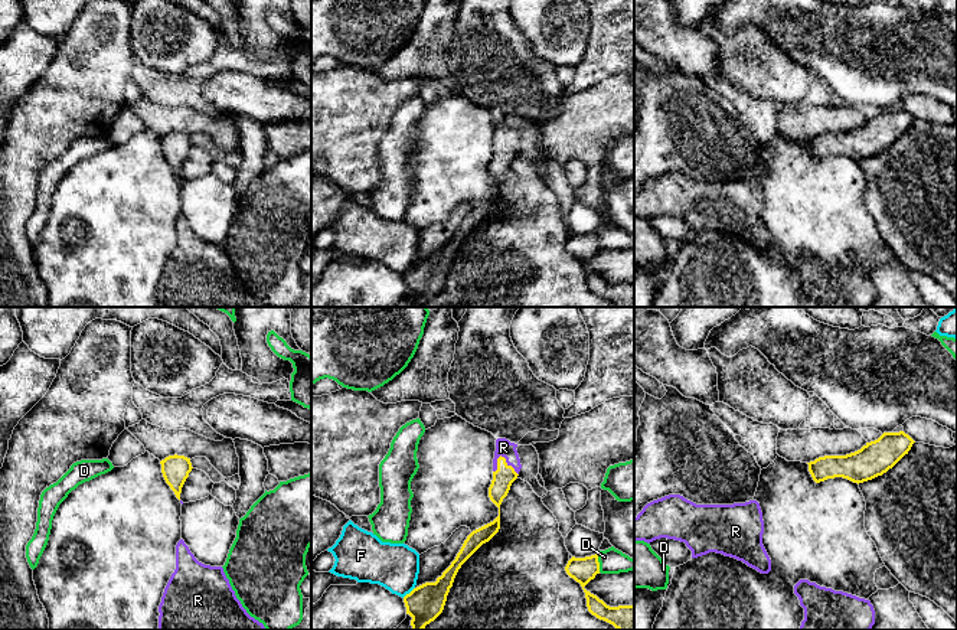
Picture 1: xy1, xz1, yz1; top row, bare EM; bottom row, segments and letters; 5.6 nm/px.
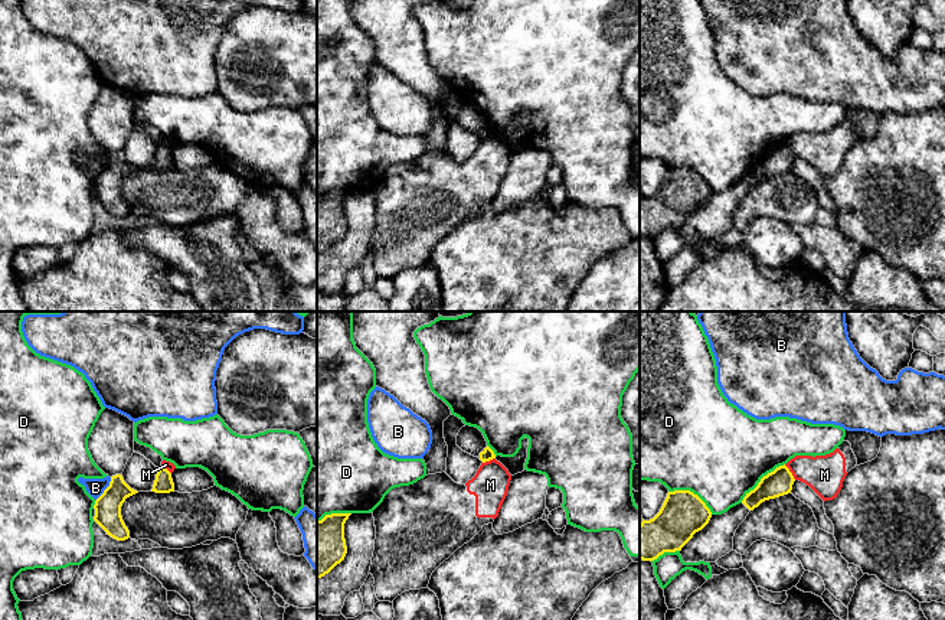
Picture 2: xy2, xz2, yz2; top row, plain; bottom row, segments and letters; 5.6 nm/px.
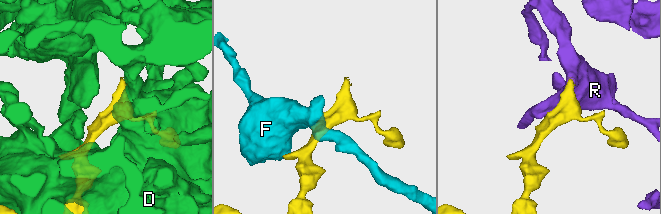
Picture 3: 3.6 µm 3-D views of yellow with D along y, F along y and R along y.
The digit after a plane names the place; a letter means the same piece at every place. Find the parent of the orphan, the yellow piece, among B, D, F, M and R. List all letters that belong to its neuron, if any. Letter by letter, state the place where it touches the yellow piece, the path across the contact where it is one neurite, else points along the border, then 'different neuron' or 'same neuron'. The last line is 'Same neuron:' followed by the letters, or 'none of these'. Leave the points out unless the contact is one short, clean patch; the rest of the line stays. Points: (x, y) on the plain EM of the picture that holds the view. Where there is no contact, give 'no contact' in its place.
B: contact xy2 (105, 166); border xy2 (111, 154), (104, 169), (95, 178); different neuron
D: contact yz2 (761, 156); different neuron
F: contact xz1 (410, 270); border xz1 (414, 264), (402, 274); different neuron
M: contact yz2 (790, 149); border yz2 (784, 142), (795, 156); different neuron
R: contact xz1 (506, 140); way xz1 (505, 152), (506, 140), (503, 124); same neuron
Same neuron: R

